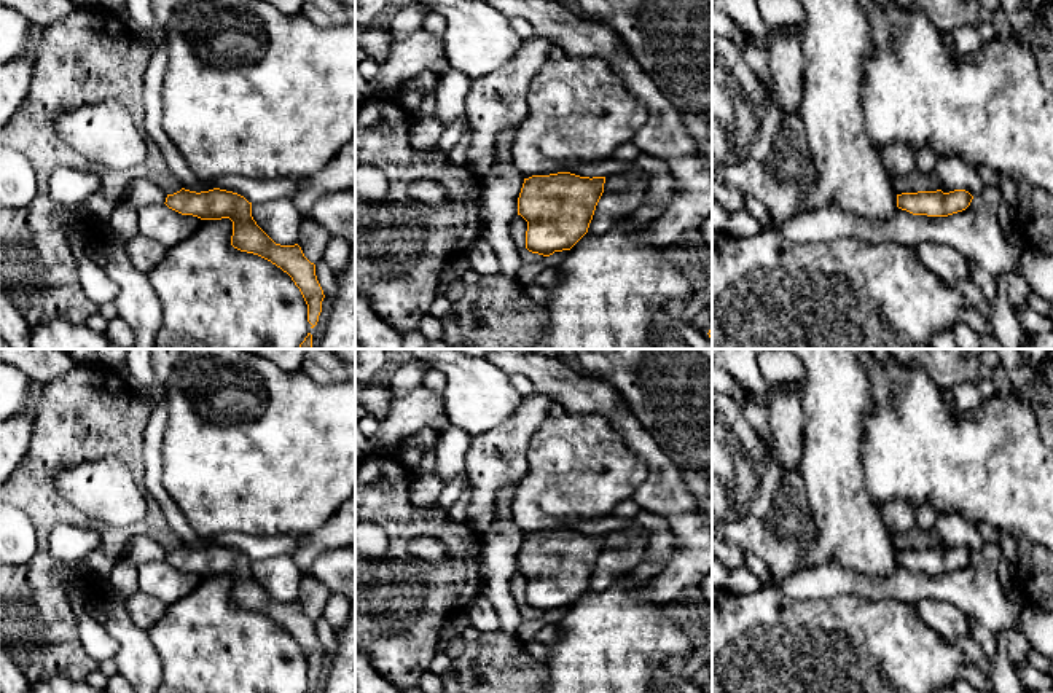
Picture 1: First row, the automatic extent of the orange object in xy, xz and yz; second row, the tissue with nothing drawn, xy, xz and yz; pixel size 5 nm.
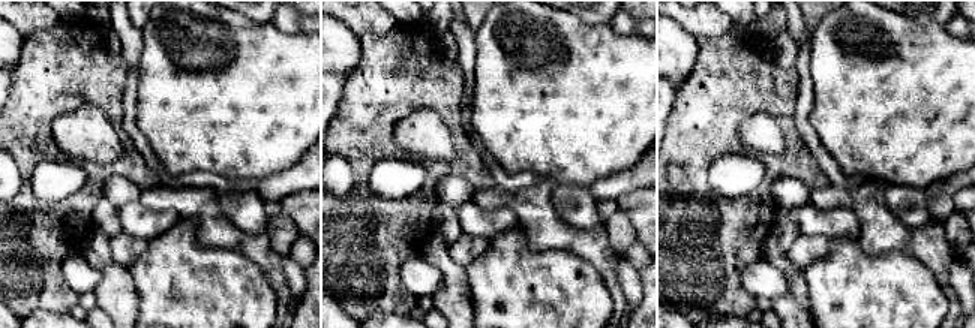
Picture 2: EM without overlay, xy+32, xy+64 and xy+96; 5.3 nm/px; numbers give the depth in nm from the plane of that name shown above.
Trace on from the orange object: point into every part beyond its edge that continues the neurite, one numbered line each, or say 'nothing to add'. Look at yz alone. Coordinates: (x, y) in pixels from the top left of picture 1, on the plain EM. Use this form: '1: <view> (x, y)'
nothing to add

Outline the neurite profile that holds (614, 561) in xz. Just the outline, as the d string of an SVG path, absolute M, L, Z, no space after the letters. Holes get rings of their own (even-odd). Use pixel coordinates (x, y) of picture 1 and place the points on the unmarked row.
M632 540L623 546L604 548L596 562L588 588L593 591L602 591L621 574L634 570L636 566L644 561L647 545L647 540Z

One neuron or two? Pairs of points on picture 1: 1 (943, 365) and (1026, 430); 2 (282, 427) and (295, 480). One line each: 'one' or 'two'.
1: two
2: one

